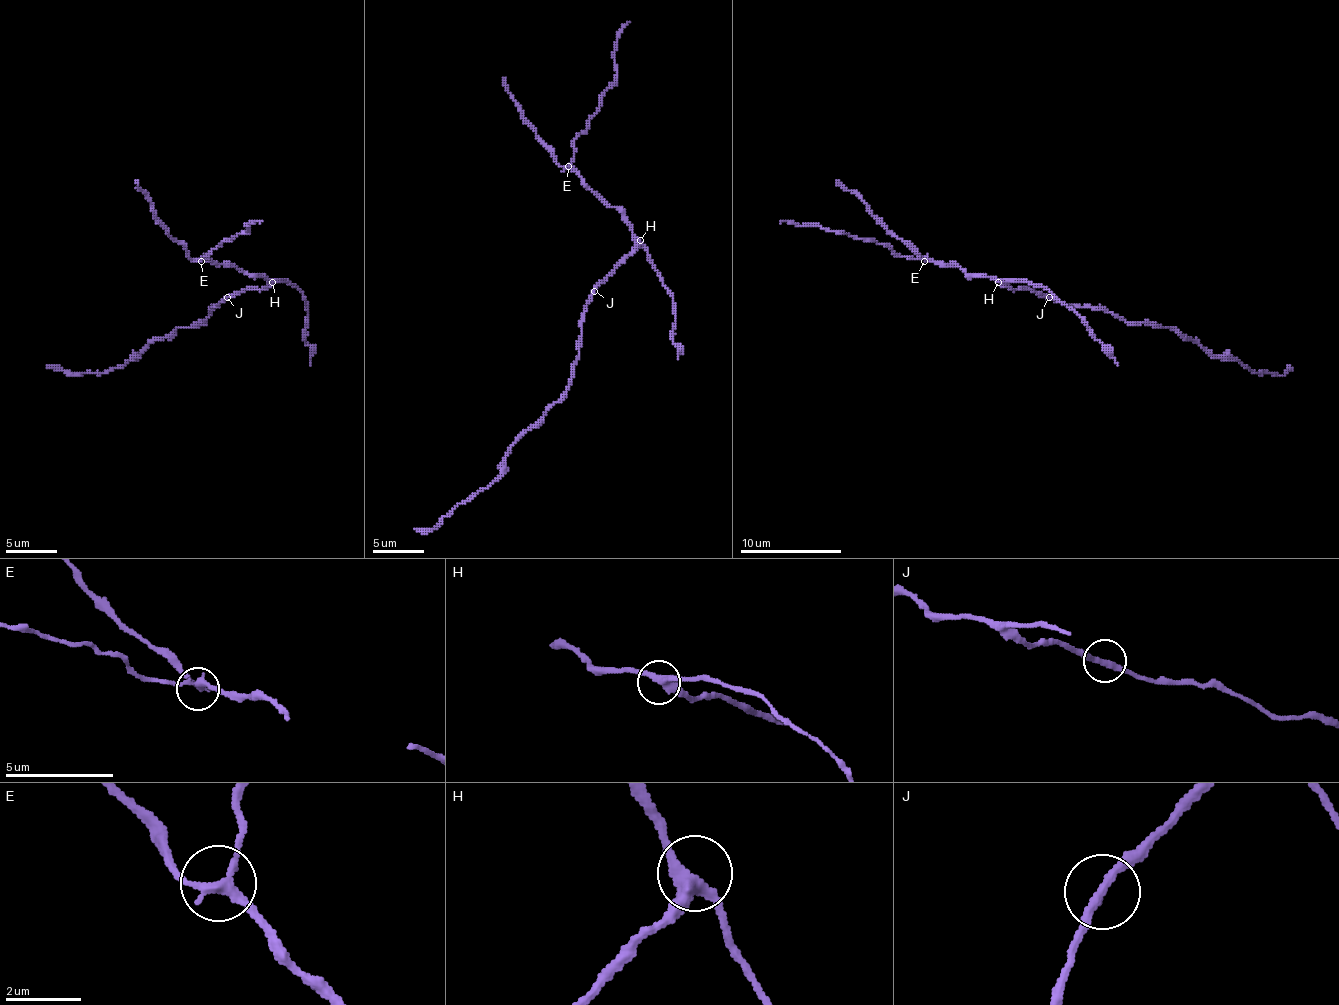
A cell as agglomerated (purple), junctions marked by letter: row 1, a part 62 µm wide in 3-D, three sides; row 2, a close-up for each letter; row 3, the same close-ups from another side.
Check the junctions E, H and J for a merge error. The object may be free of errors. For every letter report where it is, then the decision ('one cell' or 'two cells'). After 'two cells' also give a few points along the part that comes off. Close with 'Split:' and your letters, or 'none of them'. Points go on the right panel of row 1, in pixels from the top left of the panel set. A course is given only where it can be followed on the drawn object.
E: (924, 261) | two cells | (925, 261), (899, 256), (887, 244), (780, 221)
H: (998, 282) | one cell
J: (1049, 297) | one cell
Split: E

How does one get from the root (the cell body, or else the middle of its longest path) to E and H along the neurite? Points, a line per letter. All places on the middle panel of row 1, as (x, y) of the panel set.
E: (594, 288), (632, 250), (635, 237), (630, 222), (569, 166)
H: (594, 288), (640, 240)

